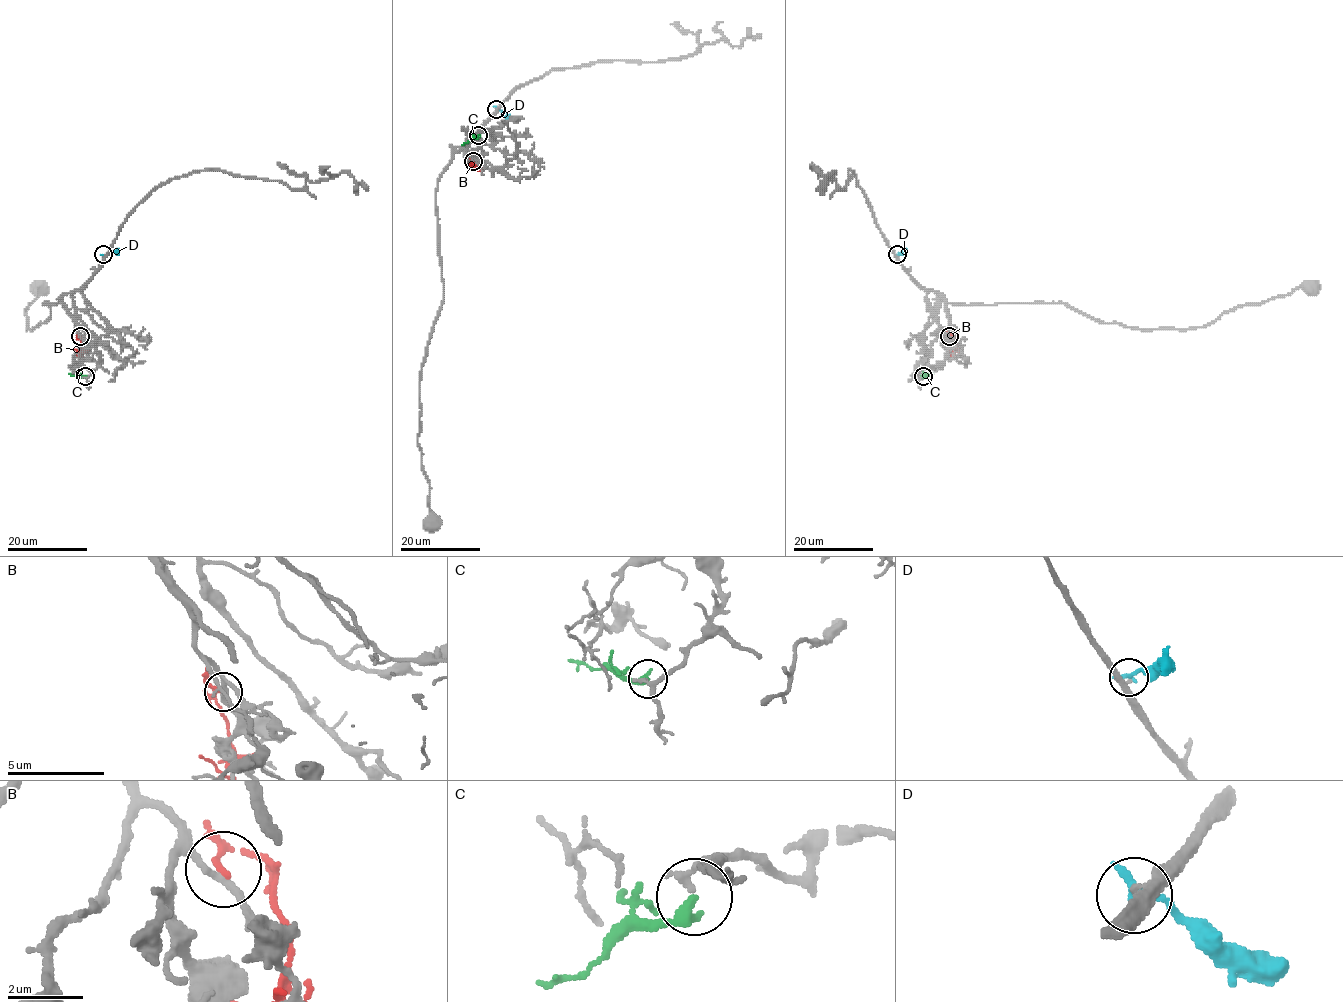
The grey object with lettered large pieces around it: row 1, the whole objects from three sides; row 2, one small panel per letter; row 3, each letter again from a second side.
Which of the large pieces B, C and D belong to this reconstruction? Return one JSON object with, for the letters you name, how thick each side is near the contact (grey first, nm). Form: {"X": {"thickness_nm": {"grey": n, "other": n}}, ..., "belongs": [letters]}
{"C": {"thickness_nm": {"grey": 130, "other": 320}}, "belongs": ["C"]}

